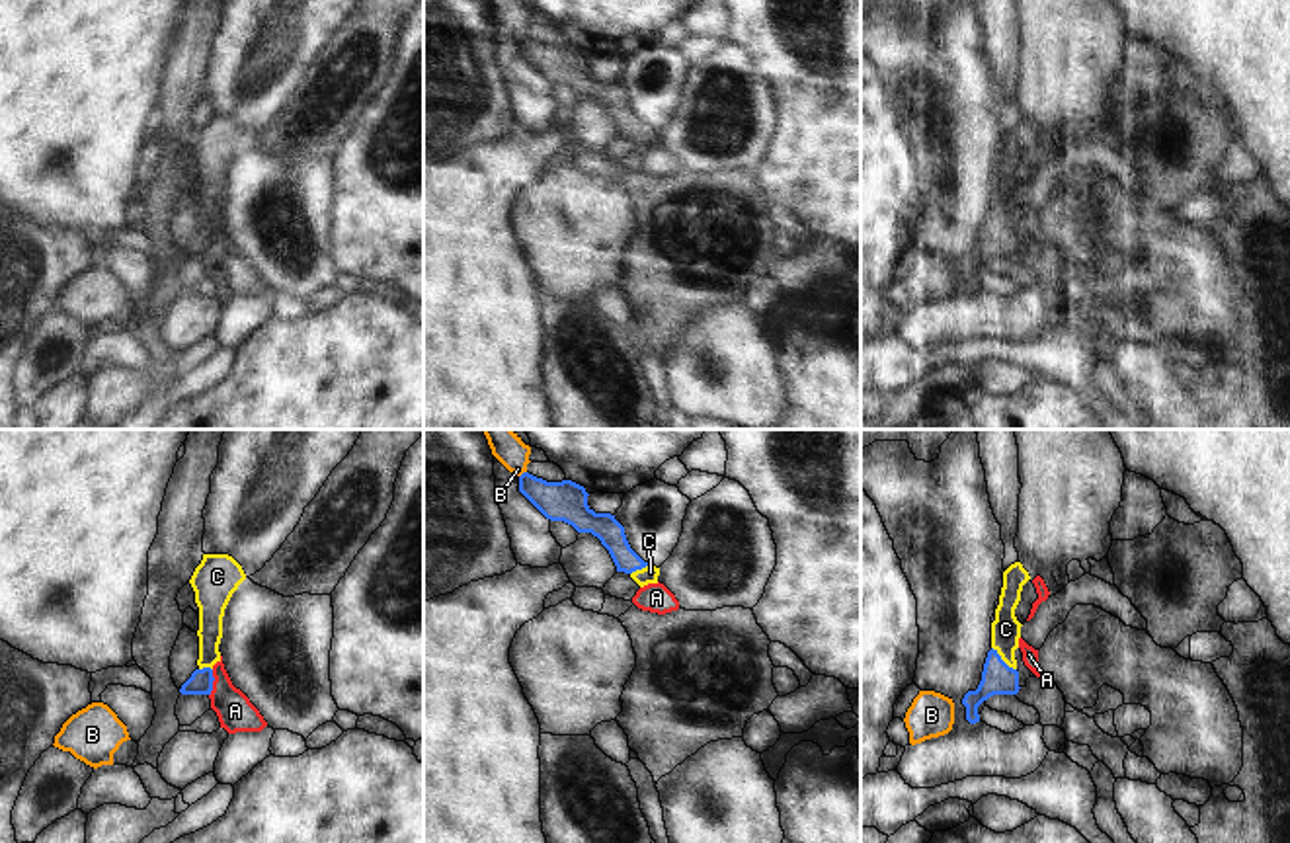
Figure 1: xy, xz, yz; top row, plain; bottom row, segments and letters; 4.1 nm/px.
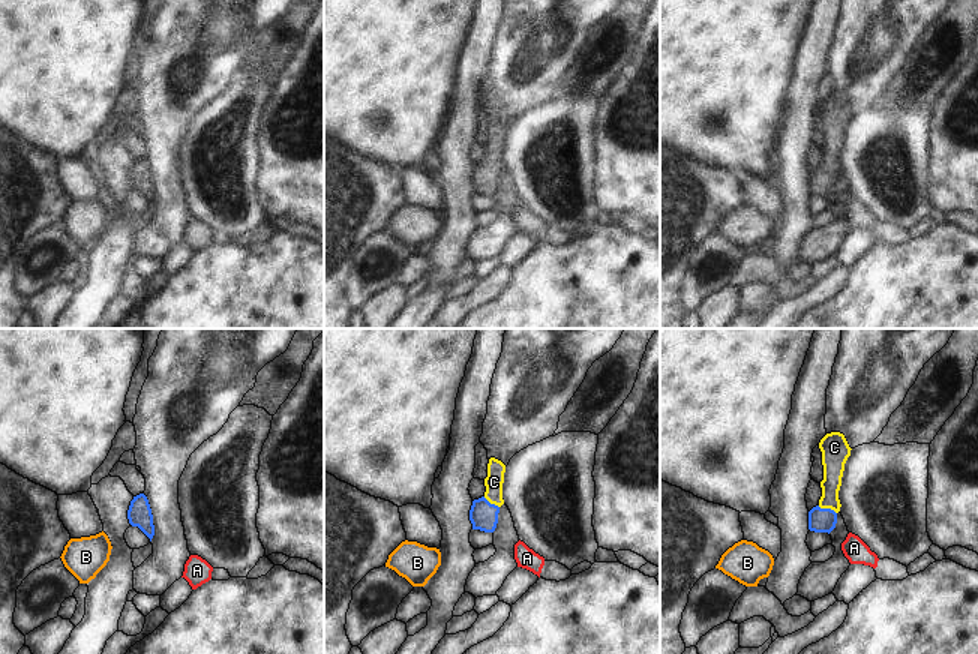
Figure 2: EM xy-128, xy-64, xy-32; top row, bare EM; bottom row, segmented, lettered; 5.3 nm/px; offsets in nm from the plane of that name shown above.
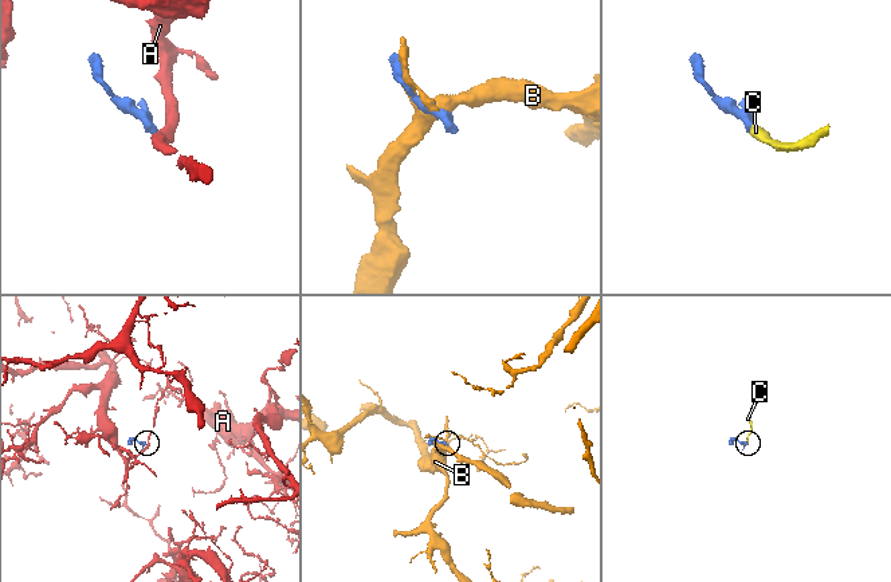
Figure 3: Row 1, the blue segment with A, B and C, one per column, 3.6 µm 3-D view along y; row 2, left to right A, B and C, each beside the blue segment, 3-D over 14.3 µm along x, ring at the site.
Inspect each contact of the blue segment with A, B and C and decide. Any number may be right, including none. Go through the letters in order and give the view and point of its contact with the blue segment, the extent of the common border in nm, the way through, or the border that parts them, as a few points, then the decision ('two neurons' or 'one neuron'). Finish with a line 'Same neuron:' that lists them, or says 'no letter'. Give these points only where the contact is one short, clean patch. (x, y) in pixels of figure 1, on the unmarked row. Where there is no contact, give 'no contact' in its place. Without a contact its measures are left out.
A: xy (211, 246) | 110 nm | along xy (213, 233), (213, 252), (209, 258) | two neurons
B: xz (522, 38) | 40 nm | two neurons
C: yz (1002, 223) | 140 nm | across yz (998, 240), (1002, 223), (1006, 194) | one neuron
Same neuron: C

